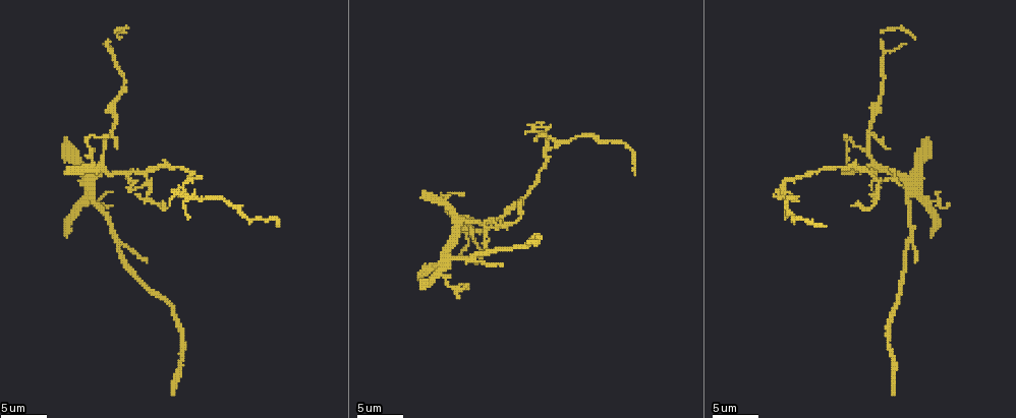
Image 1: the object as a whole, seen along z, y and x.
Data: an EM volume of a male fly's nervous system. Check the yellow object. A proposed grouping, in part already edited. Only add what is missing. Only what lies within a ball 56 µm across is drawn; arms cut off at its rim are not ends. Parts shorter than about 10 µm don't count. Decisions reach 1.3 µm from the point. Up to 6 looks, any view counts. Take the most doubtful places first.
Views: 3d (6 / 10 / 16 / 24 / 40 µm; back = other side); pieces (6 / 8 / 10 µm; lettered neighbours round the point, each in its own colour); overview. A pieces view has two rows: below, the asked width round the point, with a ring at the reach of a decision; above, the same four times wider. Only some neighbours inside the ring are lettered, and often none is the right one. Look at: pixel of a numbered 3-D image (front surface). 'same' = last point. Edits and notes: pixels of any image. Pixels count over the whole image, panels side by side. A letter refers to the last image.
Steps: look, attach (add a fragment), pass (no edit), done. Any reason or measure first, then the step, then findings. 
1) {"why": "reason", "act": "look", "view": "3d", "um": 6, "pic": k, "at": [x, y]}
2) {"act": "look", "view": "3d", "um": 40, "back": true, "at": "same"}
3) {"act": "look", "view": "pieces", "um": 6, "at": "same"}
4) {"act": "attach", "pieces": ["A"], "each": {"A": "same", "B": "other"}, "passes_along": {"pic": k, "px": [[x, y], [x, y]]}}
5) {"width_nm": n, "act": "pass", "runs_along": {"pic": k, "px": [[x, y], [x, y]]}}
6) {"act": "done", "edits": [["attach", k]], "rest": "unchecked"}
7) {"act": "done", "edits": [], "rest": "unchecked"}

{"why": "thin end", "act": "look", "view": "pieces", "um": 6, "pic": 1, "at": [824, 227]}

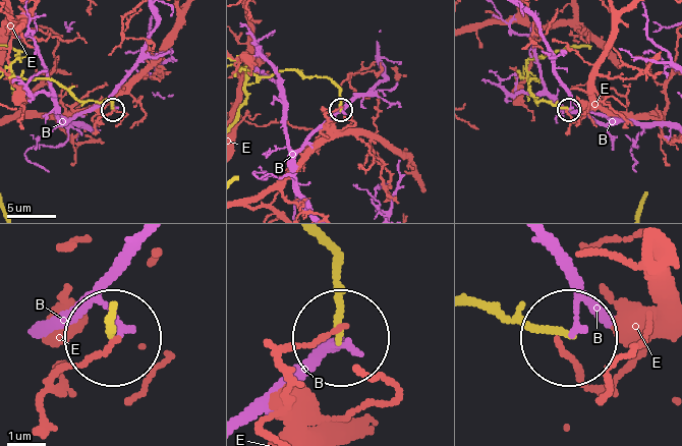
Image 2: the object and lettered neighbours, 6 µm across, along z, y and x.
{"act": "pass", "each": {"B": "other", "E": "other"}, "runs_along": {"pic": 2, "px": [[321, 240], [340, 334]]}, "found": "none of them fits"}

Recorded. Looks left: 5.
{"why": "thin end", "act": "look", "view": "pieces", "um": 10, "pic": 1, "at": [194, 189]}

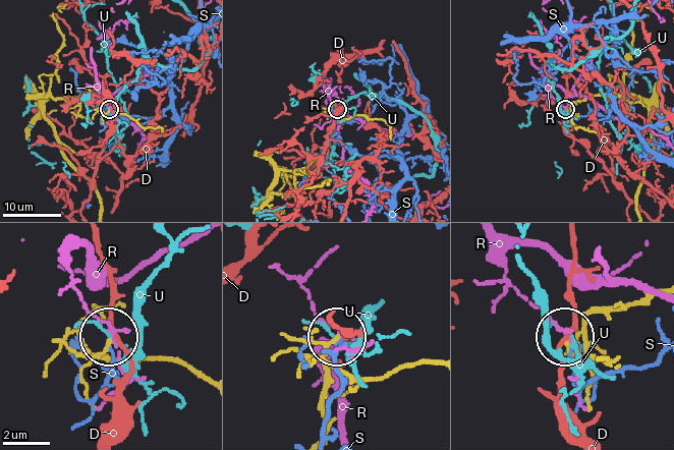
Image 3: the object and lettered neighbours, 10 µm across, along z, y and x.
{"width_nm": 160, "act": "pass", "each": {"D": "other", "R": "other", "S": "other", "U": "other"}, "found": "no lettered fragment goes on from it"}

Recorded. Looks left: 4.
{"why": "tapers out", "act": "look", "view": "3d", "um": 6, "pic": 1, "at": [146, 259]}

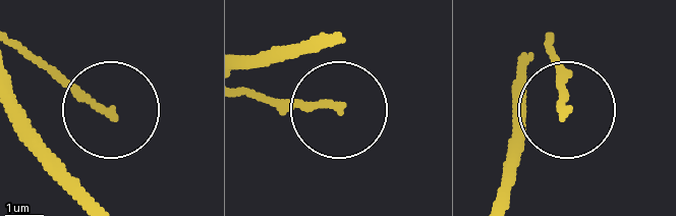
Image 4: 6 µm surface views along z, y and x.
{"act": "look", "view": "pieces", "um": 6, "pic": 4, "at": [340, 106]}

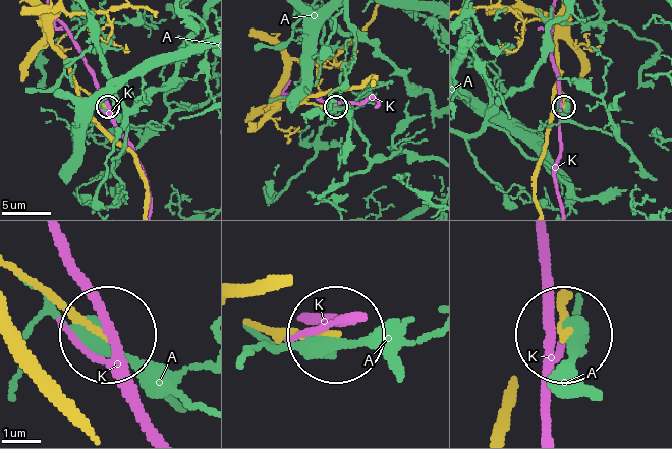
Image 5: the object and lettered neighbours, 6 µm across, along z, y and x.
{"width_nm": 180, "act": "pass", "each": {"A": "other", "K": "other"}, "runs_along": {"pic": 5, "px": [[270, 328], [335, 331]]}, "found": "no lettered fragment goes on from it"}

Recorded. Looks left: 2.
{"act": "done", "edits": [], "rest": "unchecked"}

